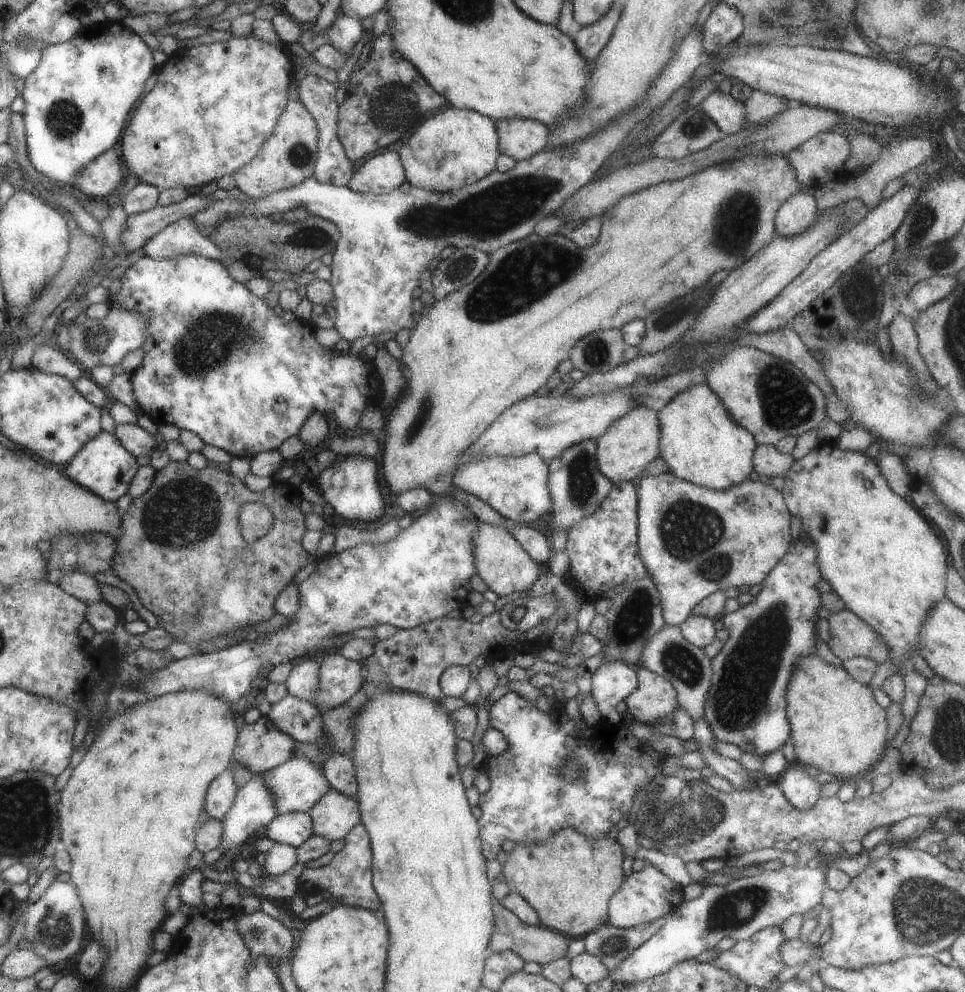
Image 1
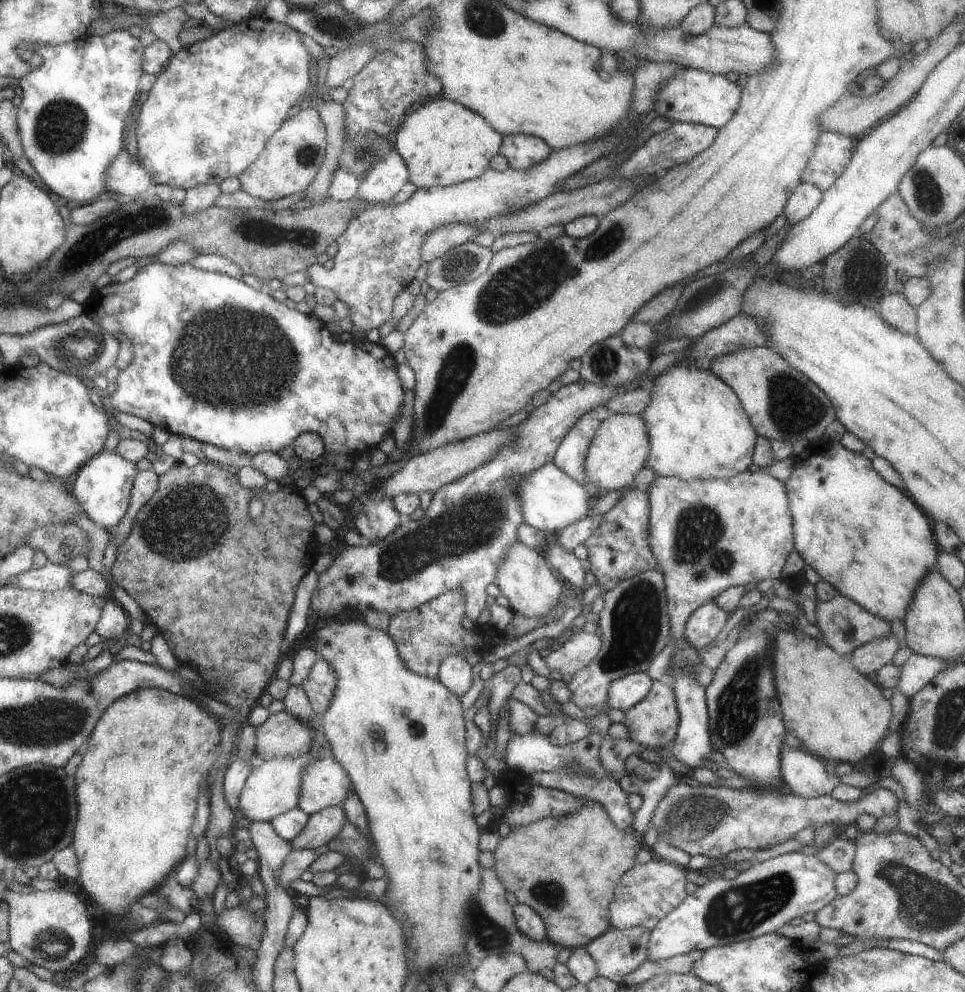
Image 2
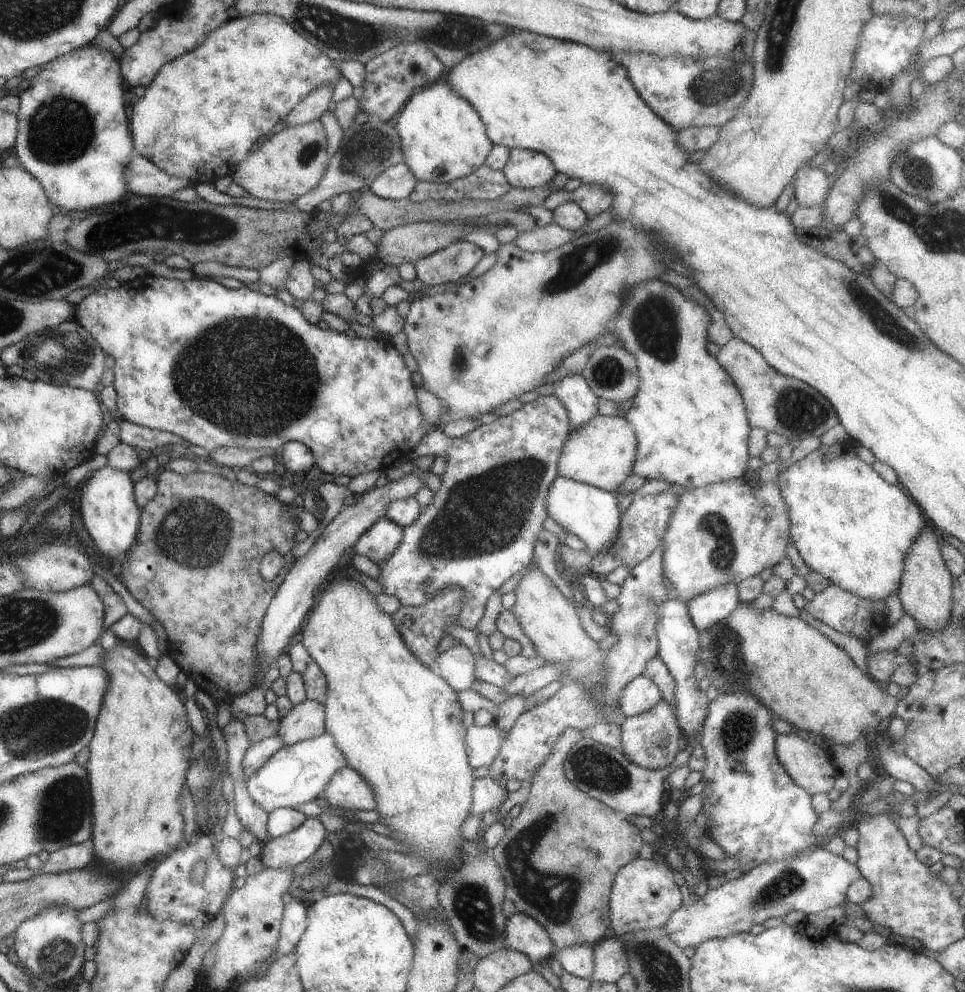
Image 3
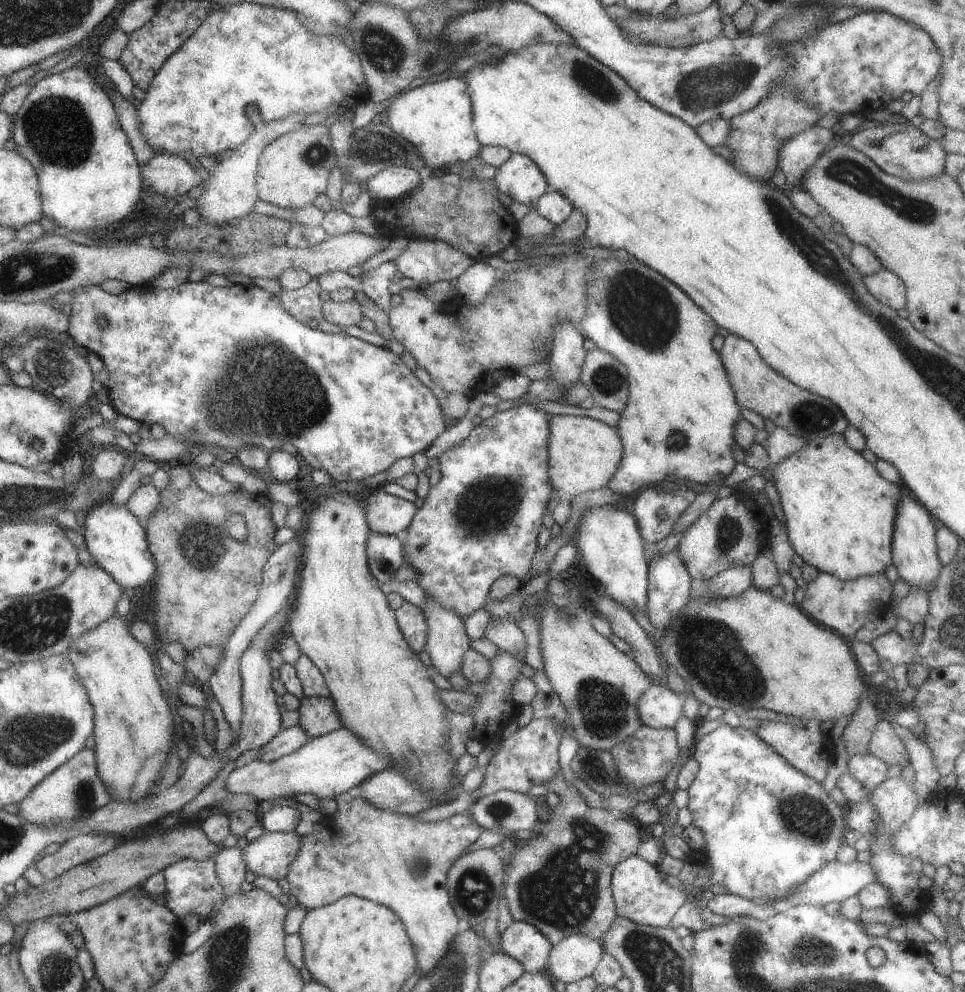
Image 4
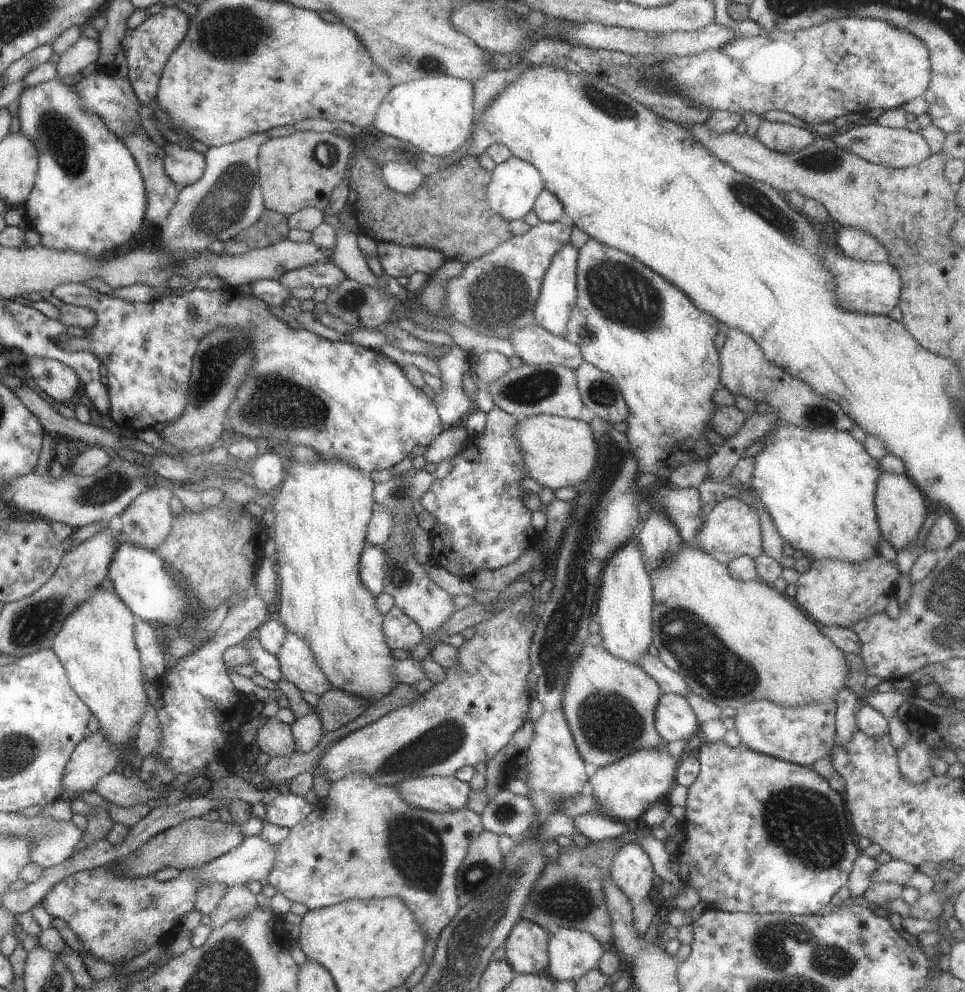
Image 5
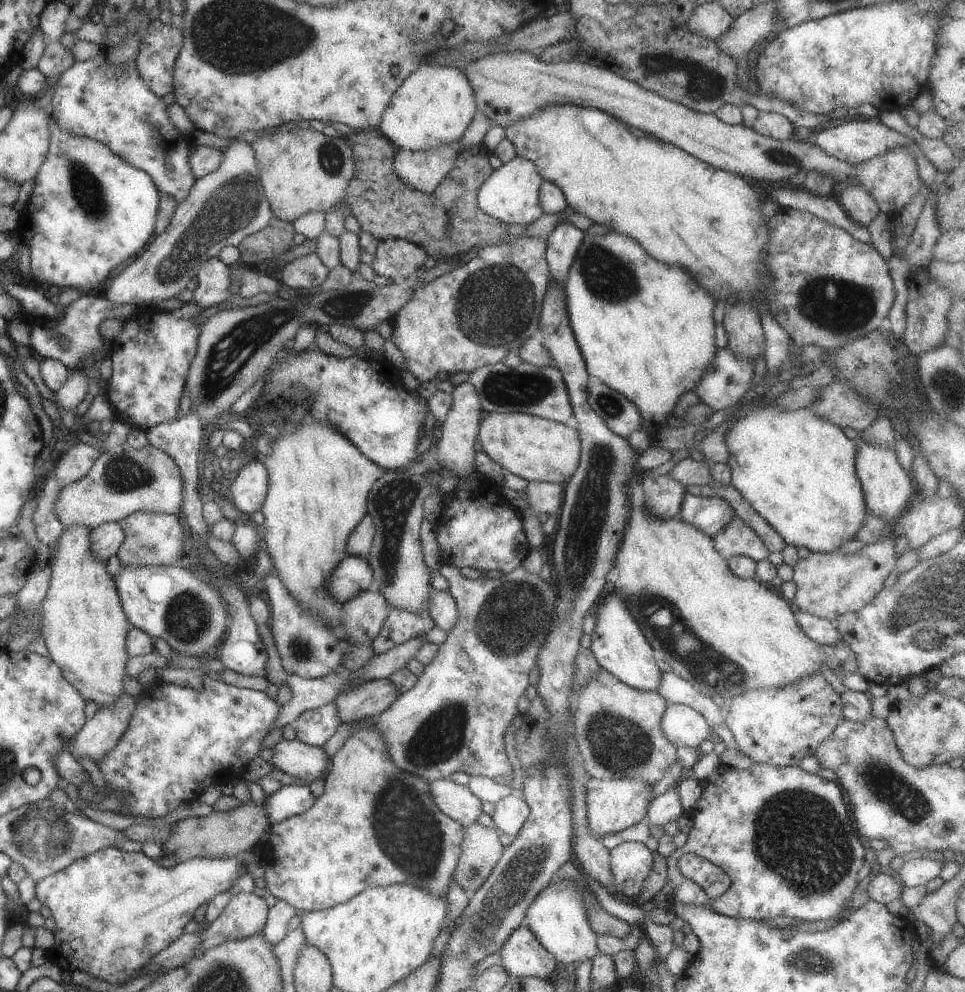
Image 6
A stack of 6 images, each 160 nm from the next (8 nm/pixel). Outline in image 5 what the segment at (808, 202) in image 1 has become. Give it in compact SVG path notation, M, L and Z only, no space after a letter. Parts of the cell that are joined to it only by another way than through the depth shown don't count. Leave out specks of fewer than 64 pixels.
M762 119L757 126L756 136L765 148L778 153L801 150L818 139L815 132L807 129Z

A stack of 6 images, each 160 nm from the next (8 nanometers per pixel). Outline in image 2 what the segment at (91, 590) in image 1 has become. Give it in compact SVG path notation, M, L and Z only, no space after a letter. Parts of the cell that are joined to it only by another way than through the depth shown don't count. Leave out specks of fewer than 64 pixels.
M47 563L42 568L29 568L6 578L6 584L22 589L52 591L71 588L72 571L66 565Z

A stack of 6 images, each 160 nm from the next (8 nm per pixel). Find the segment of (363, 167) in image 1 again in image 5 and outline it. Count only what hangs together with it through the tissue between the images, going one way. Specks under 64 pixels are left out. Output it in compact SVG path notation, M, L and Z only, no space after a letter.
M393 161L380 168L380 183L394 193L413 193L425 175L409 163Z

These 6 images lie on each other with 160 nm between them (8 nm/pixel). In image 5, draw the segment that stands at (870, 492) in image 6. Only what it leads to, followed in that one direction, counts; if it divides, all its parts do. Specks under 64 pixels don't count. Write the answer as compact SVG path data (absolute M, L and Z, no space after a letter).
M880 468L878 481L875 483L874 511L882 539L887 540L896 551L916 540L928 514L925 500L910 478L906 474L887 472L883 468Z

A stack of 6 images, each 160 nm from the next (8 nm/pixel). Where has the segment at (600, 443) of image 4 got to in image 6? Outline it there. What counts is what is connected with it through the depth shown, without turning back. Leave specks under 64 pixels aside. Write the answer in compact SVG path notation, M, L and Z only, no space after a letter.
M483 413L477 426L476 439L484 452L507 474L530 482L563 485L577 468L579 438L573 428L528 413Z

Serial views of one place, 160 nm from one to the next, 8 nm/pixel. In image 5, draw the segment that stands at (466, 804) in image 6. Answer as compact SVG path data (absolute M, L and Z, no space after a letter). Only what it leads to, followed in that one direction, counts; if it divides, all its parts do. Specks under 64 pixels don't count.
M453 776L406 778L393 786L409 806L436 813L462 809L470 793L469 785Z

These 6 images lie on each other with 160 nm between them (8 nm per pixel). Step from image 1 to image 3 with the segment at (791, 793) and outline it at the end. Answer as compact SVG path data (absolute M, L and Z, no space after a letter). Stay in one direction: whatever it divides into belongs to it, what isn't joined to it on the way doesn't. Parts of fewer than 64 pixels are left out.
M802 733L777 734L774 753L791 780L807 794L829 792L838 773L827 752Z

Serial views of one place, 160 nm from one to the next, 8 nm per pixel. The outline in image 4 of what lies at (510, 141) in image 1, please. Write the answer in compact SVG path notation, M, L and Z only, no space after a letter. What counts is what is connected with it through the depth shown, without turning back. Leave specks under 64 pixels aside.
M525 155L511 156L496 168L494 186L507 196L507 203L532 205L546 190L546 180L539 167Z

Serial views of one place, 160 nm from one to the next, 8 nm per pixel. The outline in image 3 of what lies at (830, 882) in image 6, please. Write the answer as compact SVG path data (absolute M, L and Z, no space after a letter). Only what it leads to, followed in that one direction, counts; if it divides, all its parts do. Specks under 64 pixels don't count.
M723 691L708 703L699 733L699 744L704 752L705 766L703 780L707 781L703 794L701 811L706 818L707 836L721 850L726 858L737 858L741 873L752 869L763 861L774 861L805 852L820 846L821 837L813 836L811 828L818 814L810 805L811 795L799 788L785 769L778 763L774 753L774 740L777 733L773 730L775 716L767 710L752 694L745 691Z

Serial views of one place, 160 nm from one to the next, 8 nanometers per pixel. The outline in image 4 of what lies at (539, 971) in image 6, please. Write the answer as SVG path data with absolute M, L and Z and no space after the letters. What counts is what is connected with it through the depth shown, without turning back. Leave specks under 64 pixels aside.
M511 921L499 933L498 944L501 952L519 962L524 972L545 970L551 944L533 925Z

